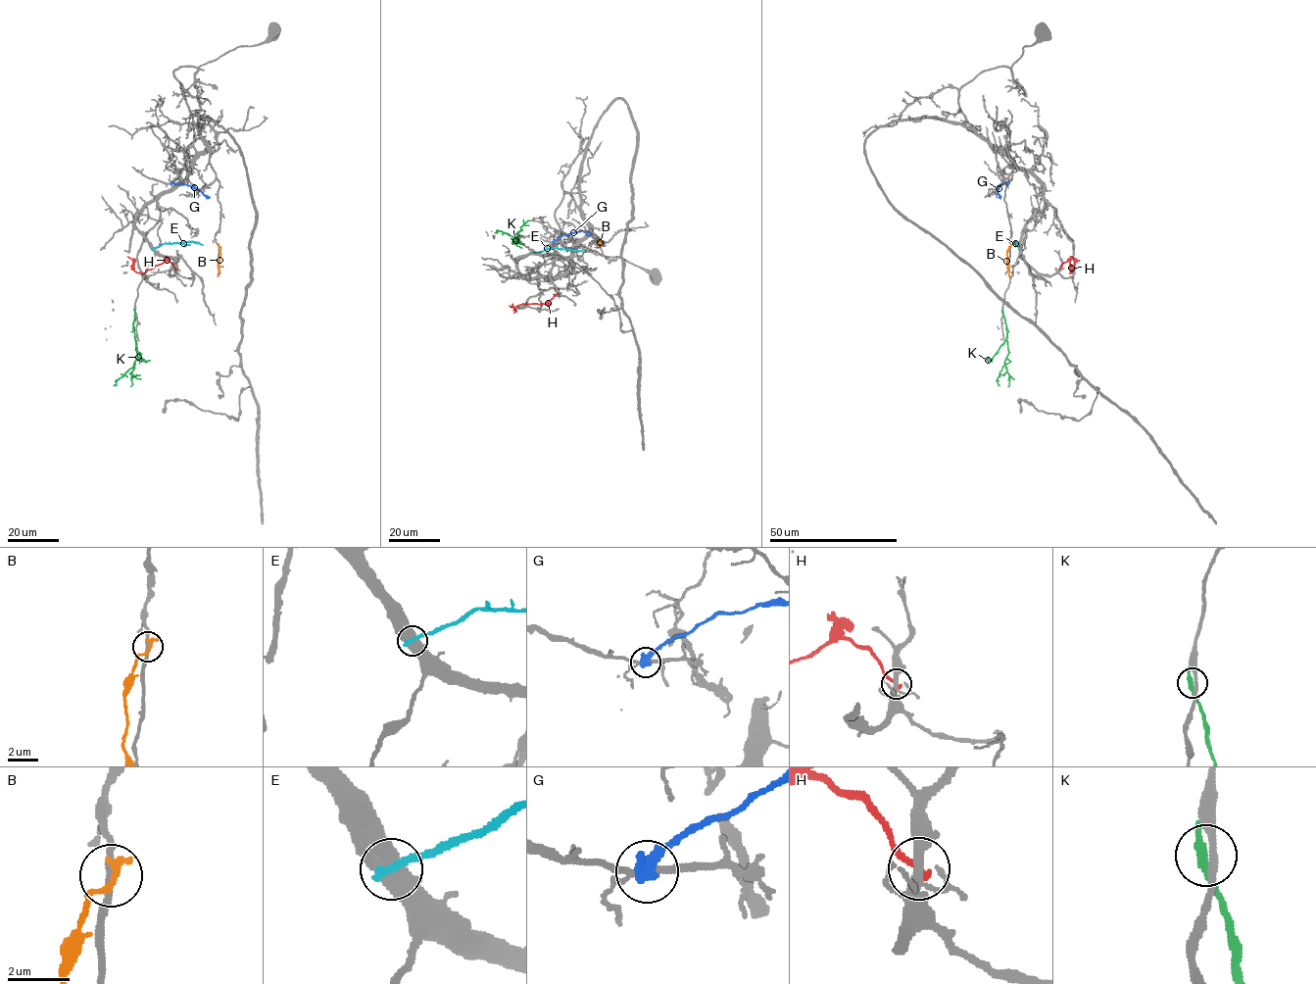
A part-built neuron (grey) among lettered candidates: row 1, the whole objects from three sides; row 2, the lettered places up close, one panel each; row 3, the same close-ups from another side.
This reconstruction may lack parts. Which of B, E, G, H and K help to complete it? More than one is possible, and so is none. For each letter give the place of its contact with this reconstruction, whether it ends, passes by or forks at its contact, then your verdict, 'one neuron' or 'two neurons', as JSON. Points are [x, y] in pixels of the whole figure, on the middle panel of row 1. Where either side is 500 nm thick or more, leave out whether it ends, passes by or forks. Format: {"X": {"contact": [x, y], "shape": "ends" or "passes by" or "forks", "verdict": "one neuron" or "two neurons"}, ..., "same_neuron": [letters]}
{"B": {"contact": [600, 244], "shape": "ends", "verdict": "two neurons"}, "E": {"contact": [534, 252], "verdict": "two neurons"}, "G": {"contact": [553, 242], "verdict": "two neurons"}, "H": {"contact": [558, 293], "shape": "ends", "verdict": "two neurons"}, "K": {"contact": [515, 236], "shape": "ends", "verdict": "two neurons"}, "same_neuron": []}

